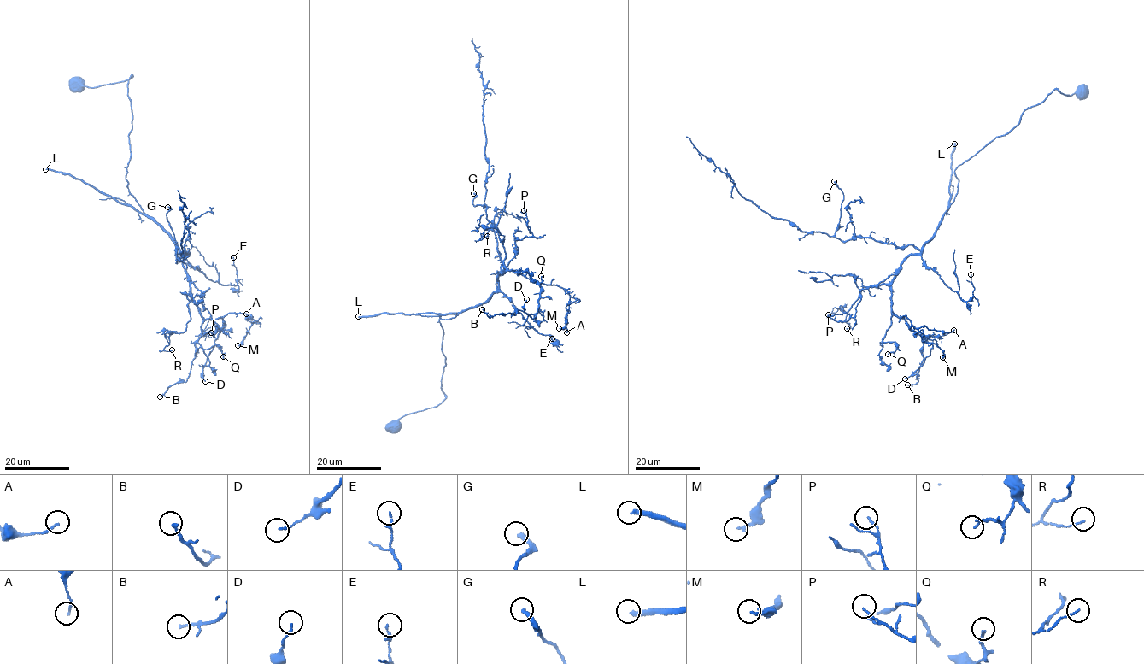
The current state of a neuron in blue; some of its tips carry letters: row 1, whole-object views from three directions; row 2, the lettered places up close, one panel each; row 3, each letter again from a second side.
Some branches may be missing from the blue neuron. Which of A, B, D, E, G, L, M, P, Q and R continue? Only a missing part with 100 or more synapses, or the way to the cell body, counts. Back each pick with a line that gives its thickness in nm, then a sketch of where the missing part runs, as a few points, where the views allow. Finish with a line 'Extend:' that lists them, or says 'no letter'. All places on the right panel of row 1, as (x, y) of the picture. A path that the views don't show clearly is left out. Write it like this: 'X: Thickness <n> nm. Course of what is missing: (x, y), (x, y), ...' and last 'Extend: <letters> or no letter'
L: Thickness 280 nm. Course of what is missing: (954, 143), (941, 122), (955, 114), (858, 188), (817, 147), (736, 133), (683, 68)
Extend: L

